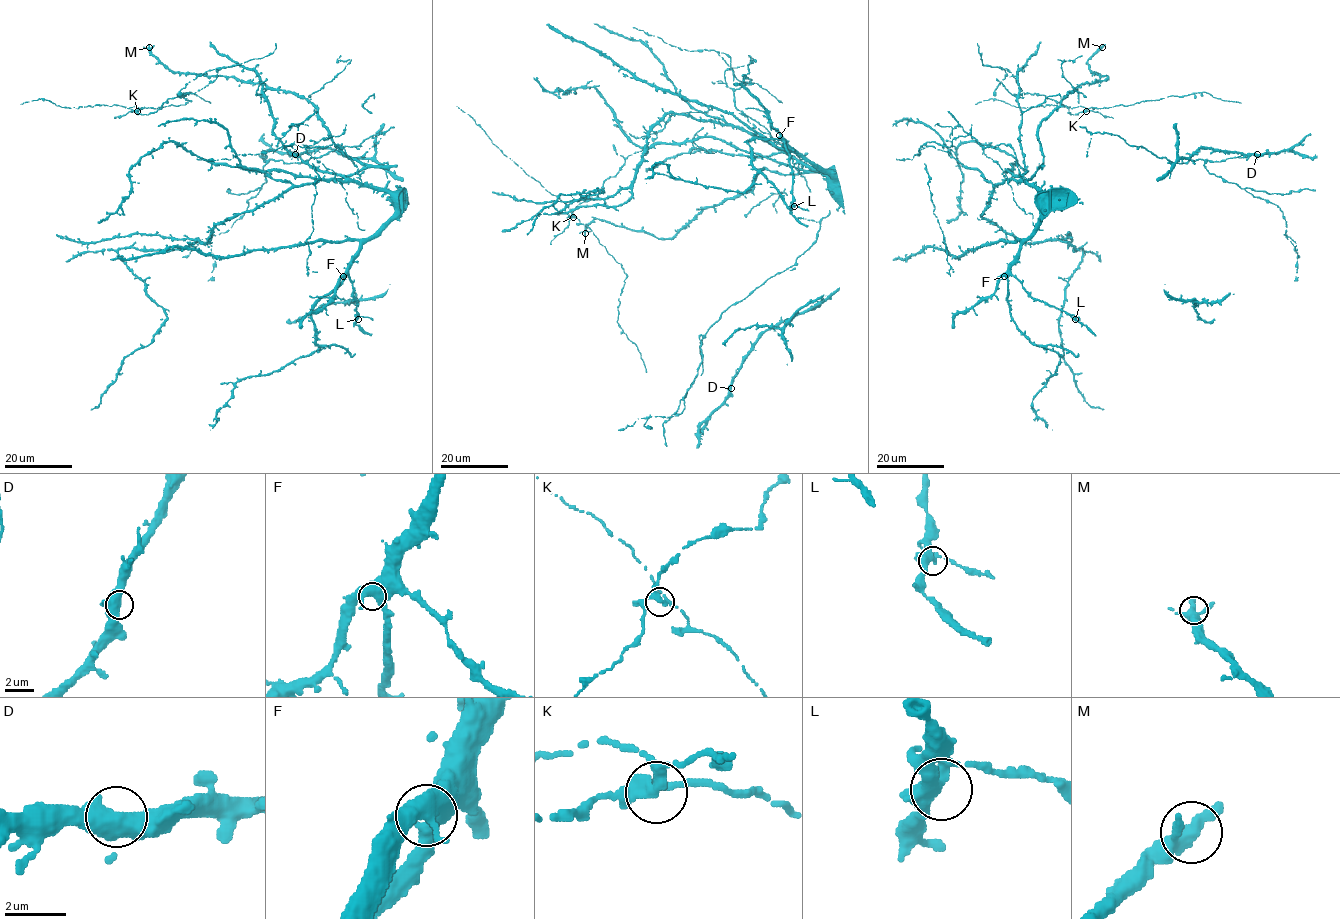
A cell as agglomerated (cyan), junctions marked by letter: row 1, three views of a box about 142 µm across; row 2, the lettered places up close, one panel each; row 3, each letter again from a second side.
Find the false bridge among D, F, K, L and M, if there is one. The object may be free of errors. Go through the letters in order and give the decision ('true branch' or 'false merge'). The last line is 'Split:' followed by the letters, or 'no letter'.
D: true branch
F: true branch
K: false merge
L: true branch
M: true branch
Split: K

